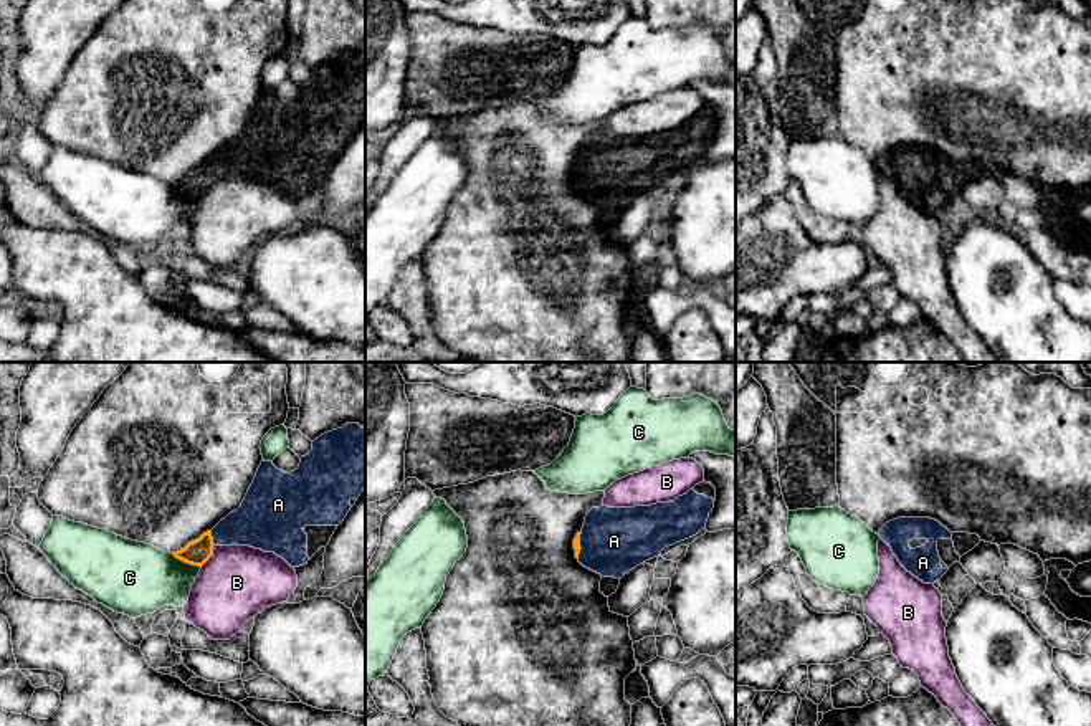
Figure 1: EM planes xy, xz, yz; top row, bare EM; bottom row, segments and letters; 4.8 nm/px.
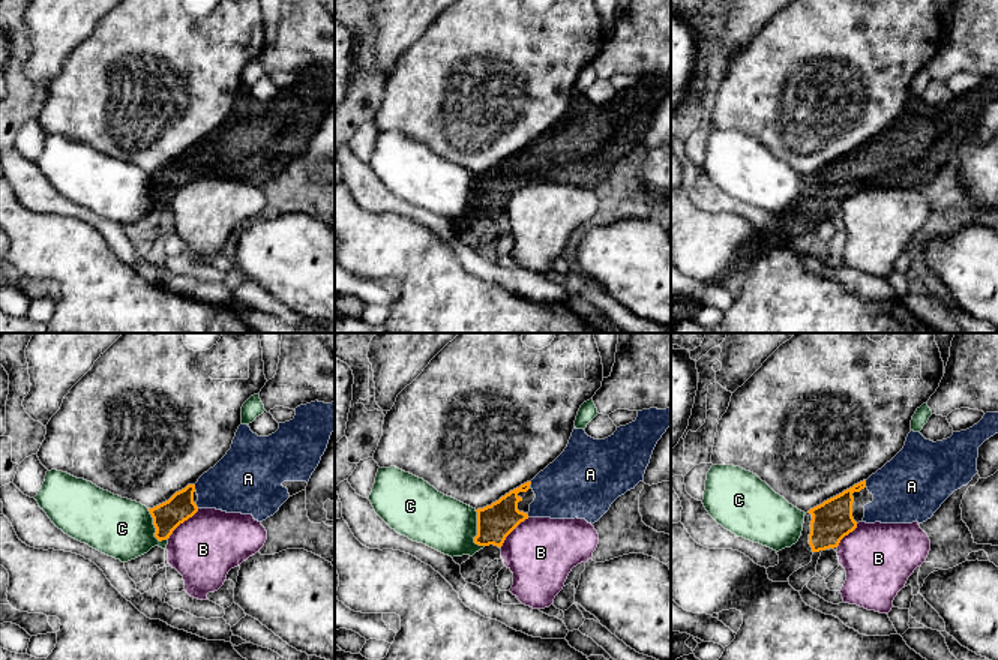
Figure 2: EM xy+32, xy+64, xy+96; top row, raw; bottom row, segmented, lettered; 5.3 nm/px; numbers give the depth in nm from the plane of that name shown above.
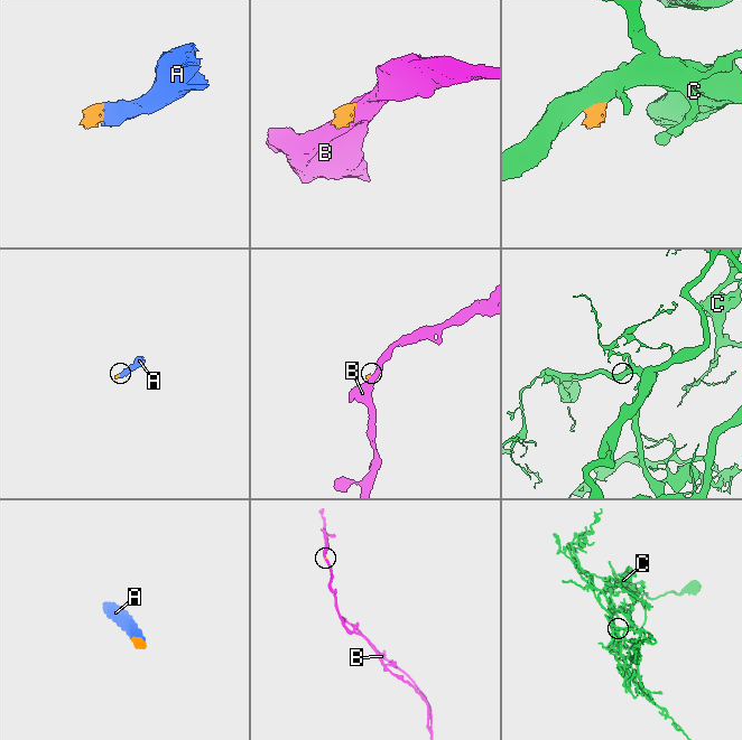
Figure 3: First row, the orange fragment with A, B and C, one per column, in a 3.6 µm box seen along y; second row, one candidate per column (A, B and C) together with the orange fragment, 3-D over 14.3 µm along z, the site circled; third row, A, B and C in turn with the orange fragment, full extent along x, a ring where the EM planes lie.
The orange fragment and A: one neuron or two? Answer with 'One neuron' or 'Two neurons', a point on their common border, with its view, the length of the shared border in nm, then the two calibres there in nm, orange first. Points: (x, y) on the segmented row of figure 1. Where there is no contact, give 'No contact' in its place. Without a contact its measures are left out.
One neuron. Touches orange at xy (212, 538). Shared border 80 nm. Thickness 120 nm (orange) against 240 nm

